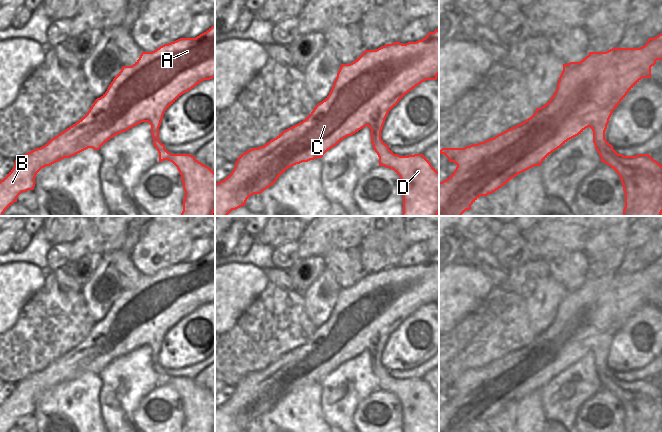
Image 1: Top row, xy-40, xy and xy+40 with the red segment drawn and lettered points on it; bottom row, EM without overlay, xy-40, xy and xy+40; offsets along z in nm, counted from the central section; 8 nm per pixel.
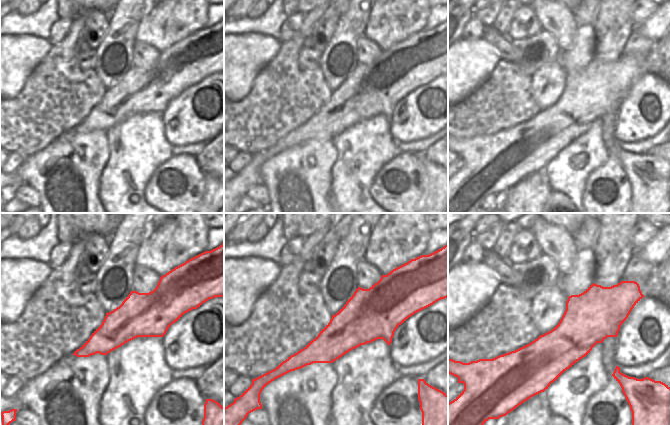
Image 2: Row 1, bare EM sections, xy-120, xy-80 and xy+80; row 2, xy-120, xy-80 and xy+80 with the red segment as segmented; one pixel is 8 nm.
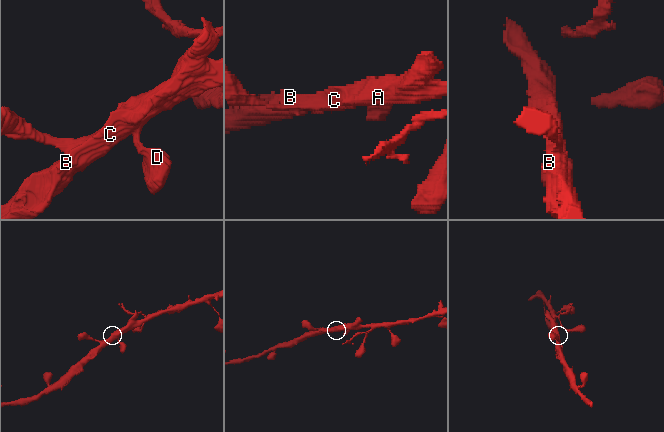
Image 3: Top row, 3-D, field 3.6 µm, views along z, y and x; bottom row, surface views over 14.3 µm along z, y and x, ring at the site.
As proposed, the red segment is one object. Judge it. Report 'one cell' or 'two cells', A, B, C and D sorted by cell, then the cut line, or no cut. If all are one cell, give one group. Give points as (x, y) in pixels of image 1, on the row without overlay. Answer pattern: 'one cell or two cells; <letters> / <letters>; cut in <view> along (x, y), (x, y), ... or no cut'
one cell; A B C D; no cut

